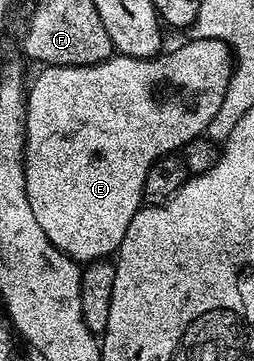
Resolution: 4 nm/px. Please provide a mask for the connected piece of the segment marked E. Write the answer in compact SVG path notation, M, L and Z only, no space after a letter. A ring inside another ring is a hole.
M189 39L186 45L178 49L162 52L156 57L122 57L114 55L94 65L46 65L41 74L28 86L25 98L25 186L27 197L31 203L31 211L35 211L35 219L53 243L67 256L78 263L100 261L116 254L121 245L123 235L127 235L127 227L131 227L131 219L143 207L145 196L143 187L147 183L147 175L151 167L160 157L168 157L184 150L187 143L202 136L208 130L211 119L223 107L223 99L227 95L227 83L233 74L235 58L228 45L219 39Z

